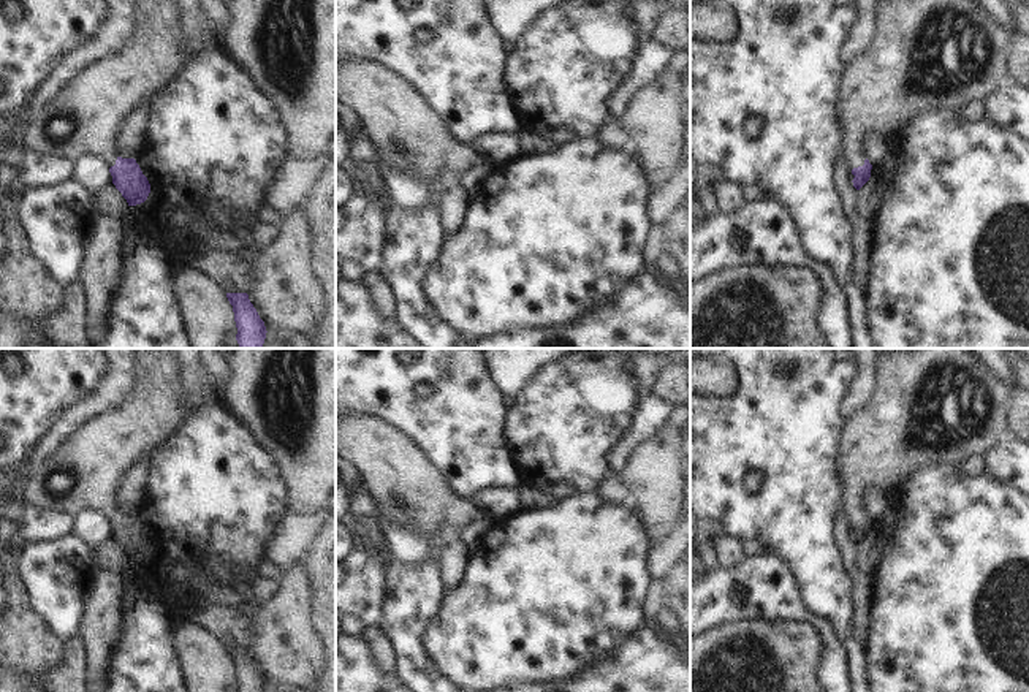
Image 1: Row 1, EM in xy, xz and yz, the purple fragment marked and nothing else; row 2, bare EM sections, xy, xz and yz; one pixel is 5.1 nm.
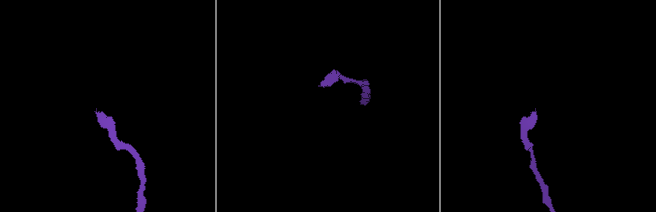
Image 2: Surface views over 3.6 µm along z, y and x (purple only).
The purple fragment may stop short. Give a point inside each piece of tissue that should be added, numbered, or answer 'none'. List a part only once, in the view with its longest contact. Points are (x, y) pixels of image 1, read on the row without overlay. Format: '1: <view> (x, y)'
1: yz (933, 404)

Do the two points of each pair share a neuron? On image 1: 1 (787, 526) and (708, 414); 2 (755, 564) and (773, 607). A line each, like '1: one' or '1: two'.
1: one
2: one

